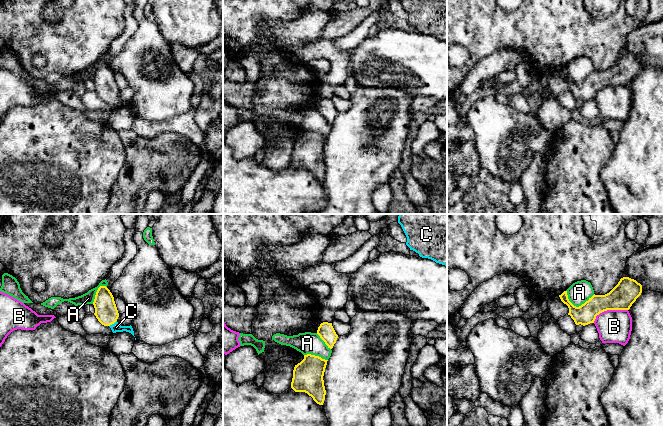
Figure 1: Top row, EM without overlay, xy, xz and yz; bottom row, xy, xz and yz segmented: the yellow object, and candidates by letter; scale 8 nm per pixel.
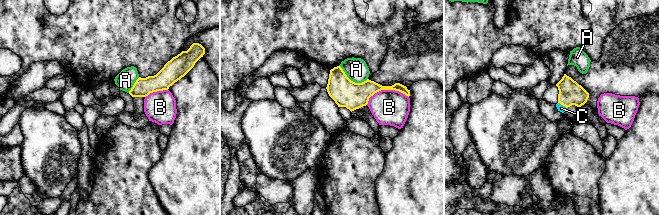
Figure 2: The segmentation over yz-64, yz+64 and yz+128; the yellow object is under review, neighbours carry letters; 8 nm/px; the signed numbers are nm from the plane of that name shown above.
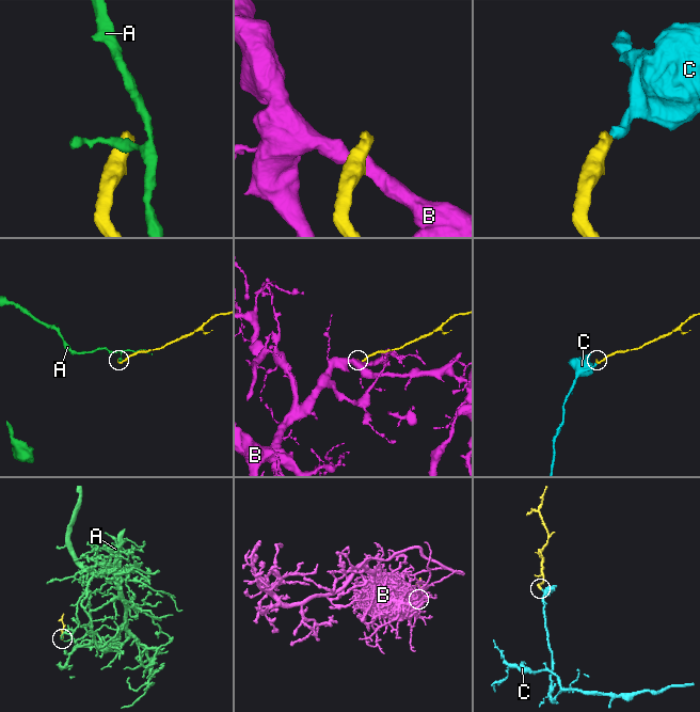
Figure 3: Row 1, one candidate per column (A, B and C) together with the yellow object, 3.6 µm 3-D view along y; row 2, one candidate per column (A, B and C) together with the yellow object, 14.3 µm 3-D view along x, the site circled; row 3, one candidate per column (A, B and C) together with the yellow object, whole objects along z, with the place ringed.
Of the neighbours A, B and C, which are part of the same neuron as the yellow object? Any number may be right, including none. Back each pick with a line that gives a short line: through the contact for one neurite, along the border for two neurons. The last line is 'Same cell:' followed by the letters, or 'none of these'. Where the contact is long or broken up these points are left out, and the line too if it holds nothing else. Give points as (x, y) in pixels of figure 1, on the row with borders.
C: xy (106, 312), (112, 323), (116, 327)
Same cell: C

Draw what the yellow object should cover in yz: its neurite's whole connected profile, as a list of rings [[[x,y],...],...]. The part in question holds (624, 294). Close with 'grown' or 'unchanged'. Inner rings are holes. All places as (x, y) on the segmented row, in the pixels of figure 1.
[[[623,277],[618,284],[605,295],[593,295],[579,307],[568,299],[567,291],[559,295],[561,301],[569,308],[568,315],[576,325],[594,323],[596,316],[607,310],[629,310],[642,293],[642,285],[629,277]]] | unchanged

